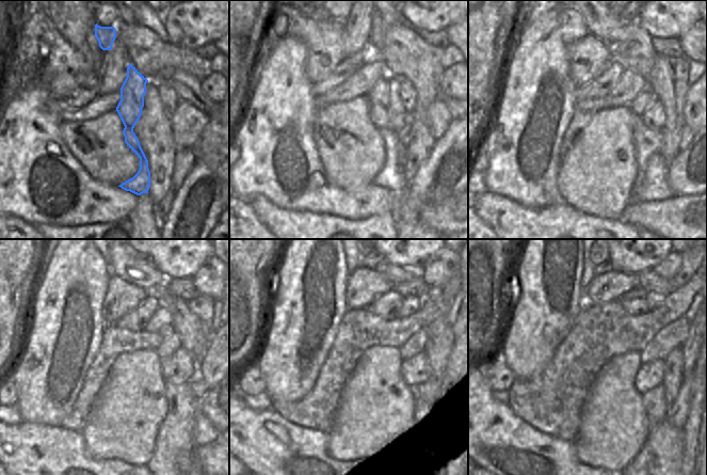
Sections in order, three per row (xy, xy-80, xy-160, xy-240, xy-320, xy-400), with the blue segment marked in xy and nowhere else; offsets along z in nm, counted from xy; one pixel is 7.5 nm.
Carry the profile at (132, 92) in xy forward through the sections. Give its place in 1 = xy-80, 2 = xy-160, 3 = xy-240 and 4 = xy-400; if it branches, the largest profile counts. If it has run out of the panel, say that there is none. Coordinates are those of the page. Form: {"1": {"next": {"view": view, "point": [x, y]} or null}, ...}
{"1": {"next": {"view": "xy-80", "point": [391, 176]}}, "2": {"next": {"view": "xy-160", "point": [647, 142]}}, "3": {"next": {"view": "xy-240", "point": [174, 447]}}, "4": {"next": {"view": "xy-400", "point": [658, 456]}}}

